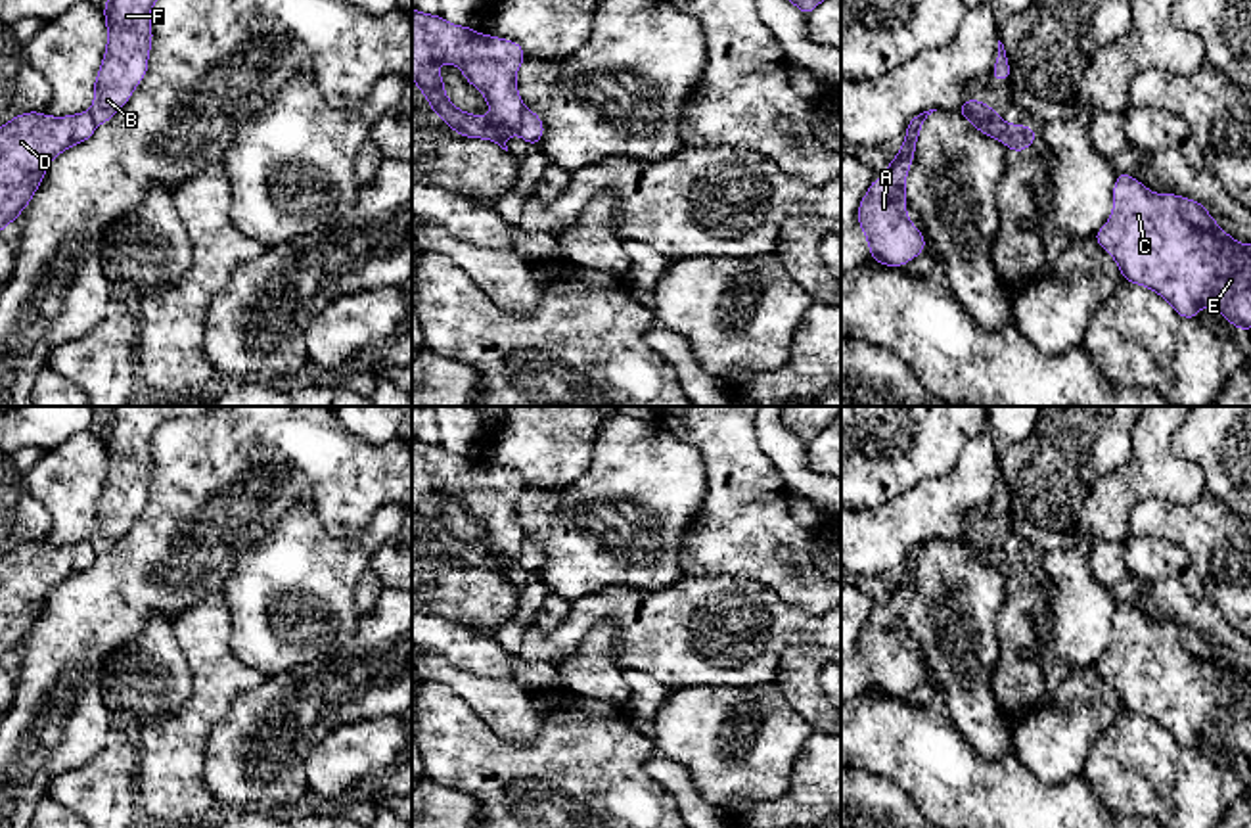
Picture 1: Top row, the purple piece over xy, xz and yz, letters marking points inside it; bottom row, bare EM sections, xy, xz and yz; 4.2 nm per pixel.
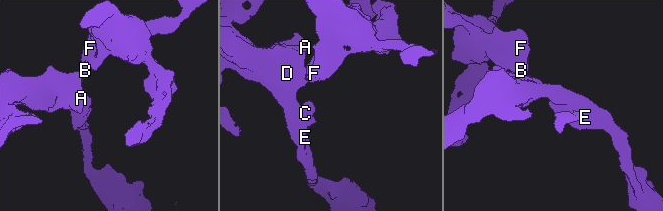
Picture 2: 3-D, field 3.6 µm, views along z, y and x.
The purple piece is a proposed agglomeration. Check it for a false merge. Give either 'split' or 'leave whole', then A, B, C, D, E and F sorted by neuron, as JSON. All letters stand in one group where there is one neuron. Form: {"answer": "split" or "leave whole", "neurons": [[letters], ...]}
{"answer": "split", "neurons": [["A", "C", "D", "E"], ["B", "F"]]}

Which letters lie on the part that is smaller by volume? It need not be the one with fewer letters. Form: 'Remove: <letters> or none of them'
Remove: B, F

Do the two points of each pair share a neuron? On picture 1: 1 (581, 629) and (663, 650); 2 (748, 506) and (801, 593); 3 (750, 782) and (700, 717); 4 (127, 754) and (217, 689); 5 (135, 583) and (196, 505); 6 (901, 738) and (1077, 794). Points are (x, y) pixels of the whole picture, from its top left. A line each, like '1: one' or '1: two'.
1: one
2: one
3: one
4: two
5: one
6: one

